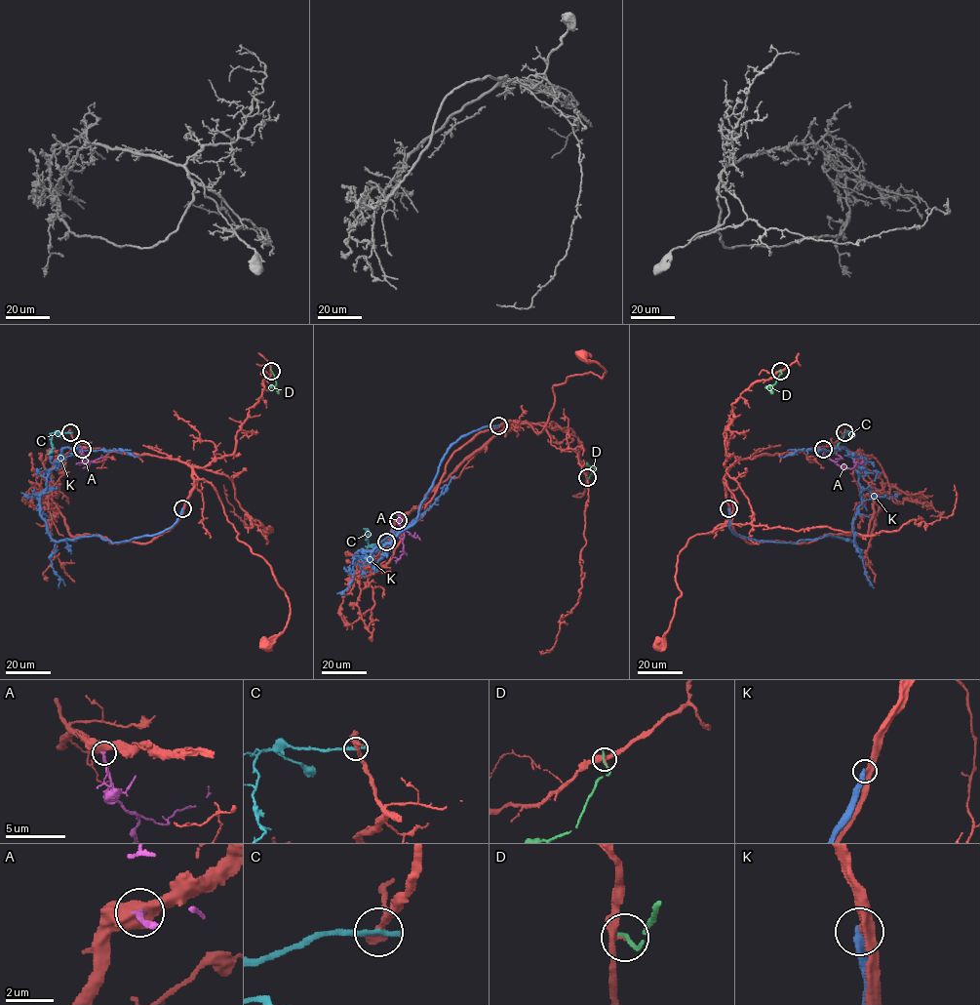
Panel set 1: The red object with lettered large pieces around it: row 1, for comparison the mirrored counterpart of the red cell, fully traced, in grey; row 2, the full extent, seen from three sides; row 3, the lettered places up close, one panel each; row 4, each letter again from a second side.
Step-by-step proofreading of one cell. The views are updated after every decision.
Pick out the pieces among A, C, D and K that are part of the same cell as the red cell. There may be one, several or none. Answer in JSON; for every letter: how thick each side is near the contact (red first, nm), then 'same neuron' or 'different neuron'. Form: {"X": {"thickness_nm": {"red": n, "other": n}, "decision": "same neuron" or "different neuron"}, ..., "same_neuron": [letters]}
{"A": {"thickness_nm": {"red": 480, "other": 240}, "decision": "same neuron"}, "C": {"thickness_nm": {"red": 280, "other": 320}, "decision": "different neuron"}, "D": {"thickness_nm": {"red": 260, "other": 200}, "decision": "different neuron"}, "K": {"thickness_nm": {"red": 400, "other": 400}, "decision": "different neuron"}, "same_neuron": ["A"]}

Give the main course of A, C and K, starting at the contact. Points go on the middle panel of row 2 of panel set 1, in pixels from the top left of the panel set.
A: (398, 520), (404, 529), (404, 553), (398, 559), (392, 557)
C: (386, 542), (369, 544), (369, 533), (364, 528)
K: (498, 425), (462, 435), (417, 520), (356, 559), (416, 520), (454, 476)

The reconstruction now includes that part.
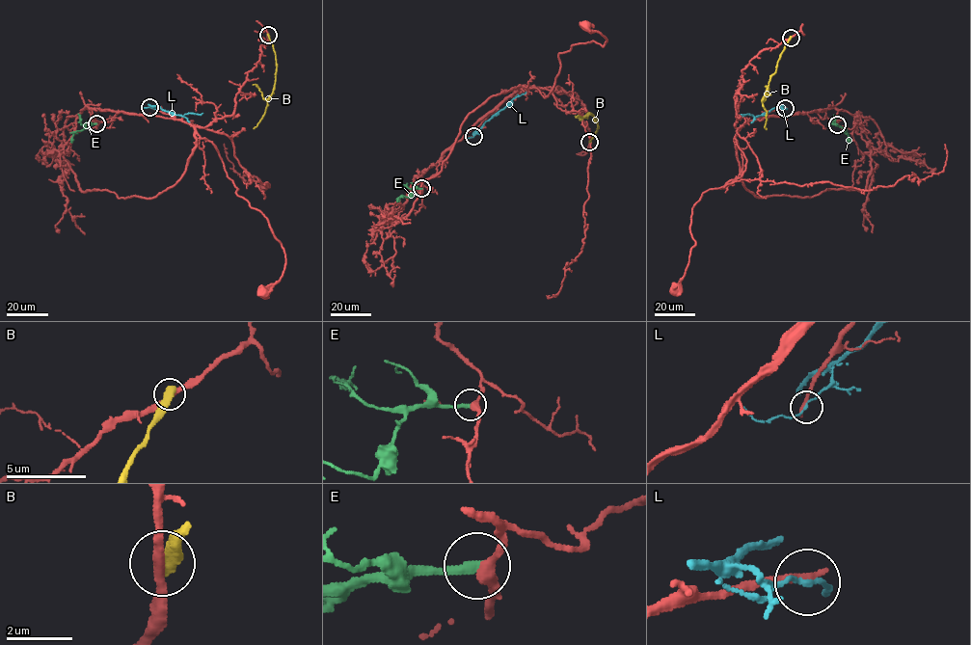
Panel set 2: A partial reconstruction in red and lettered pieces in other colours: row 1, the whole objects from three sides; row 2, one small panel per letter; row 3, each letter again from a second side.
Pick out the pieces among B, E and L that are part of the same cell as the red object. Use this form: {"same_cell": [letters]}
{"same_cell": []}

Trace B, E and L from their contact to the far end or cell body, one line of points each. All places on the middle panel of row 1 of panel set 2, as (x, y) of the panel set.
B: (589, 141), (597, 131), (597, 120), (589, 113), (587, 118), (576, 118)
E: (421, 188), (415, 188), (409, 197), (401, 196), (397, 200)
L: (473, 136), (486, 120), (525, 92)

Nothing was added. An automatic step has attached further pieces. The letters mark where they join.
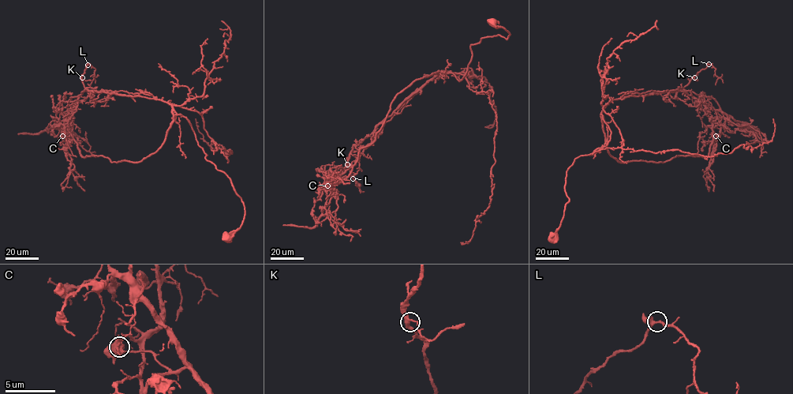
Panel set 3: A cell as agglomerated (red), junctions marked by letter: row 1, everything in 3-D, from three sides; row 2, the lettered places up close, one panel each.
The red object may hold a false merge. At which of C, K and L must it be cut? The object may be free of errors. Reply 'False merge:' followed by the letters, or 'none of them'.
False merge: C

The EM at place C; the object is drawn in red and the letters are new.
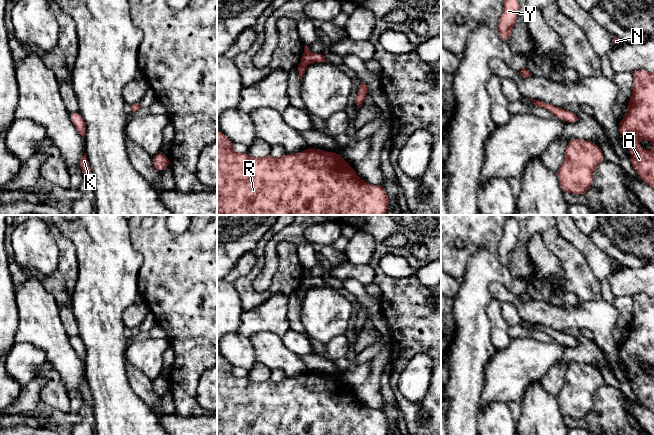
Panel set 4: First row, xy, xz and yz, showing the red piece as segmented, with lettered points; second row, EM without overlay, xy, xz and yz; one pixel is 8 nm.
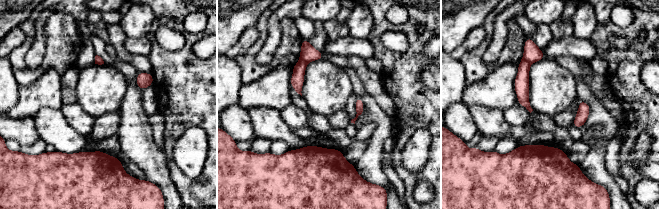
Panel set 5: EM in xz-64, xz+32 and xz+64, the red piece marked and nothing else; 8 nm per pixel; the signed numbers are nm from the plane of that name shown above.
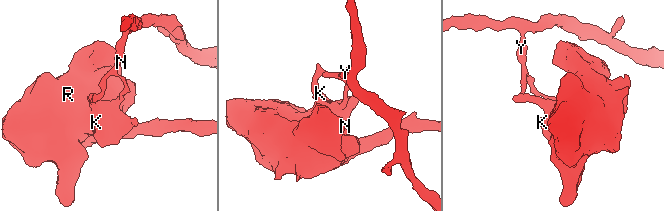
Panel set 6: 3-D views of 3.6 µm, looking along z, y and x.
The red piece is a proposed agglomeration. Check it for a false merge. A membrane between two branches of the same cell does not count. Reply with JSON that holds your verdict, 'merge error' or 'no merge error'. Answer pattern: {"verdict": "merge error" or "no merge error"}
{"verdict": "merge error"}

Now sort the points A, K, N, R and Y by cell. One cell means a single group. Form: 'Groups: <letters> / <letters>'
Groups: A K N R / Y

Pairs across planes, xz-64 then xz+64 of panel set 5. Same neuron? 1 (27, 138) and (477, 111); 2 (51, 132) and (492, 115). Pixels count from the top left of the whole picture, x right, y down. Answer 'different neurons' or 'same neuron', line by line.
1: different neurons
2: same neuron

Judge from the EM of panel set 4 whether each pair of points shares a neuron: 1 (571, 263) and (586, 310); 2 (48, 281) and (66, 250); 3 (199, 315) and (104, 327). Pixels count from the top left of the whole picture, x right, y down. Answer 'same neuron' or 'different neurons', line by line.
1: different neurons
2: same neuron
3: different neurons

